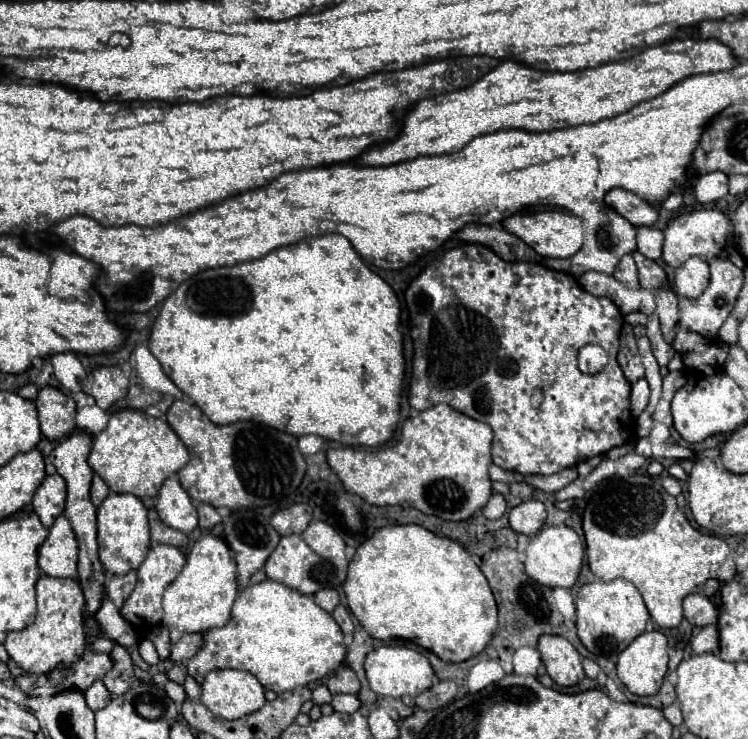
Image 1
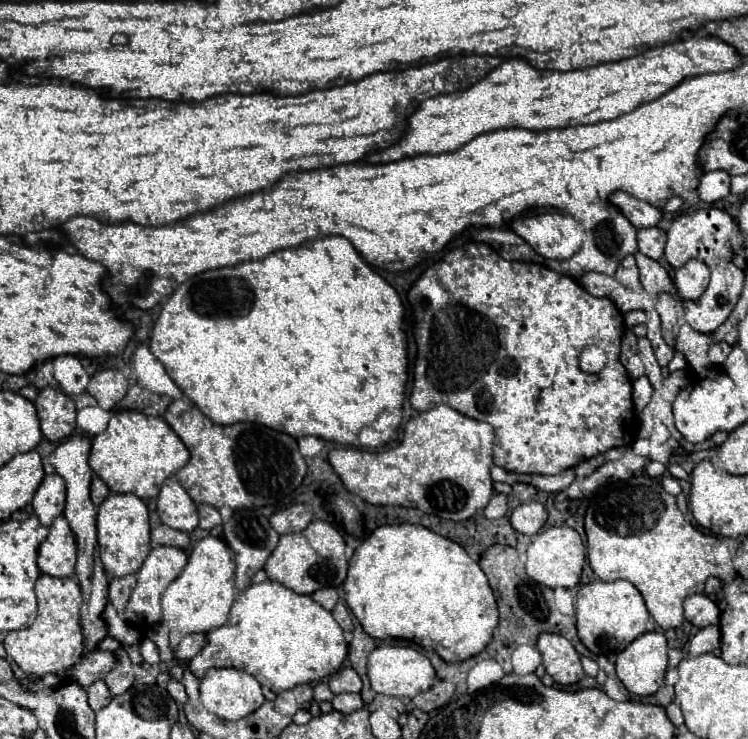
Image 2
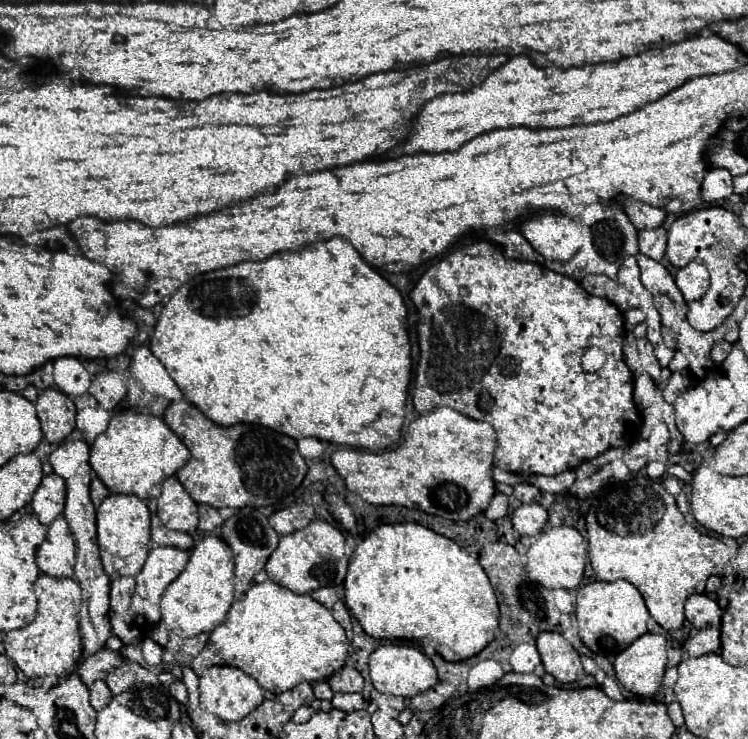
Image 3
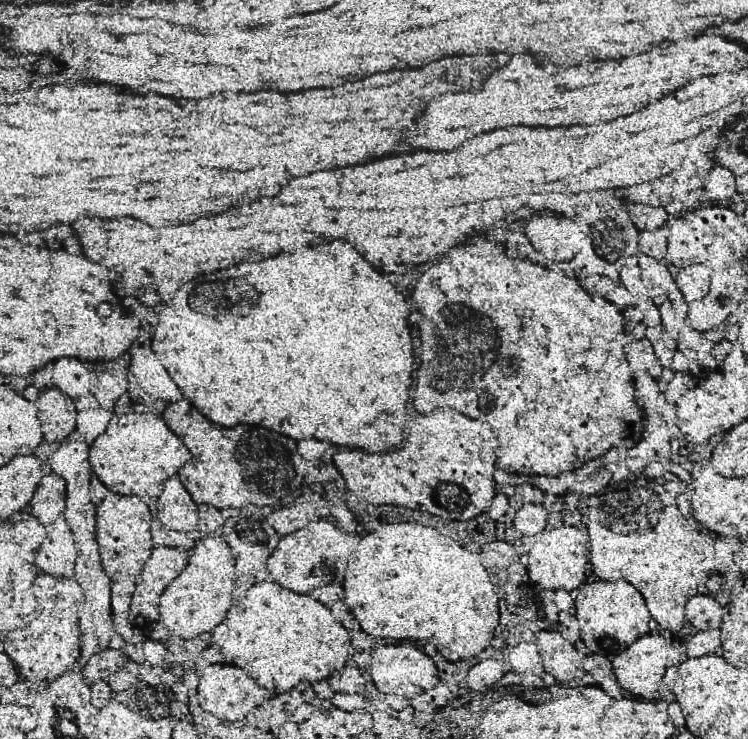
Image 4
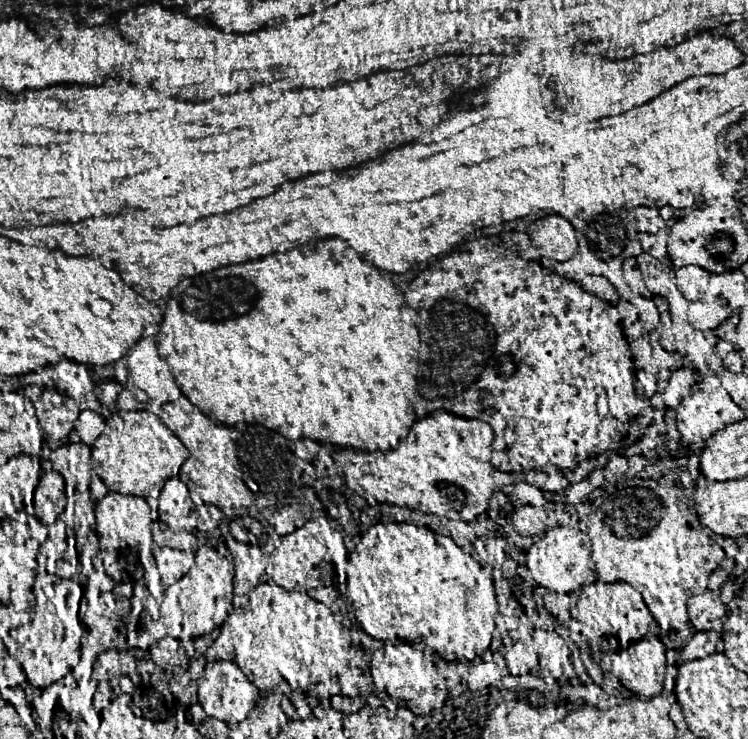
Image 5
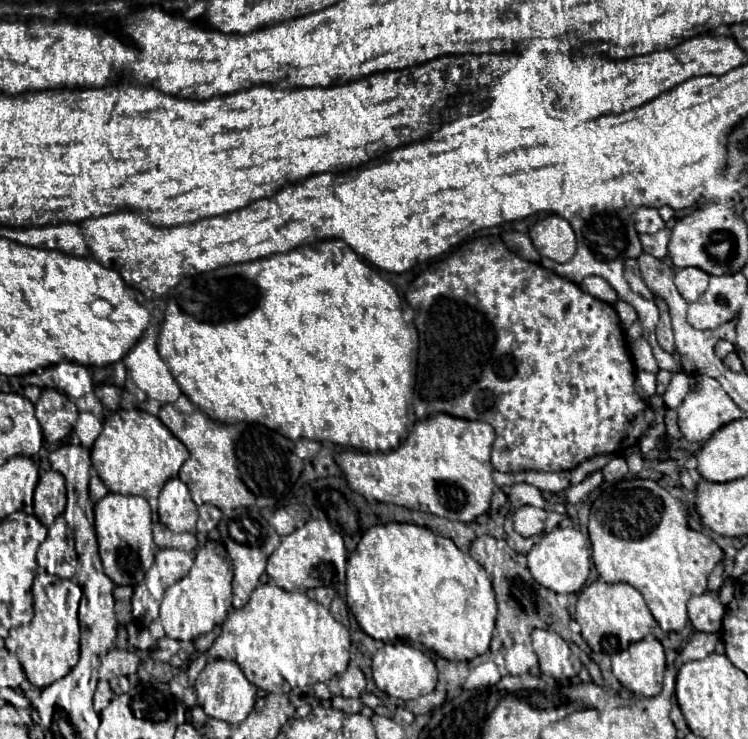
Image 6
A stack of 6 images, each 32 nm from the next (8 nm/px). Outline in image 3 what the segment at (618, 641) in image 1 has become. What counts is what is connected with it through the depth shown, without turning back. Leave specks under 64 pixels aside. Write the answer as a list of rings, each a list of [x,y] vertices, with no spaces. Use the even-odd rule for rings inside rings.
[[[594,580],[578,590],[576,598],[576,620],[578,620],[578,636],[580,640],[594,652],[606,658],[618,656],[630,642],[634,642],[640,634],[646,632],[646,624],[650,620],[648,608],[644,604],[638,588],[628,580]]]

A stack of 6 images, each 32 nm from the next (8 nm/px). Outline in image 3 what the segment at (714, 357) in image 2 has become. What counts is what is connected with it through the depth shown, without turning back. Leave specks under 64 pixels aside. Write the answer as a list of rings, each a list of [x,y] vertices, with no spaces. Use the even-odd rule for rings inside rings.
[[[718,342],[718,344],[714,344],[712,350],[710,350],[710,360],[712,360],[714,364],[720,364],[720,362],[728,356],[728,352],[730,352],[730,344],[728,344],[728,342]]]

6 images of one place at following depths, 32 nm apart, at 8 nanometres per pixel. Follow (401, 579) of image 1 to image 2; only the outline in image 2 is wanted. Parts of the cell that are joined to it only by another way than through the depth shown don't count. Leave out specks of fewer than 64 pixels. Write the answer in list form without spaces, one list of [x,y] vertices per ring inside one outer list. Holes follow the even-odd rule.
[[[416,524],[376,528],[352,556],[344,592],[352,614],[372,638],[406,638],[424,648],[432,648],[446,662],[462,662],[480,654],[498,626],[496,600],[480,566],[458,542]]]

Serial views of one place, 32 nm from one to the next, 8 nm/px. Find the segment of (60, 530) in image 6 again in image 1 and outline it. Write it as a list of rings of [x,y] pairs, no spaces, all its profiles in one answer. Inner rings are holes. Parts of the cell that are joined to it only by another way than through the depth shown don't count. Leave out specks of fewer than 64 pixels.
[[[58,516],[50,526],[50,534],[38,550],[38,566],[48,576],[76,578],[78,540],[64,516]]]

